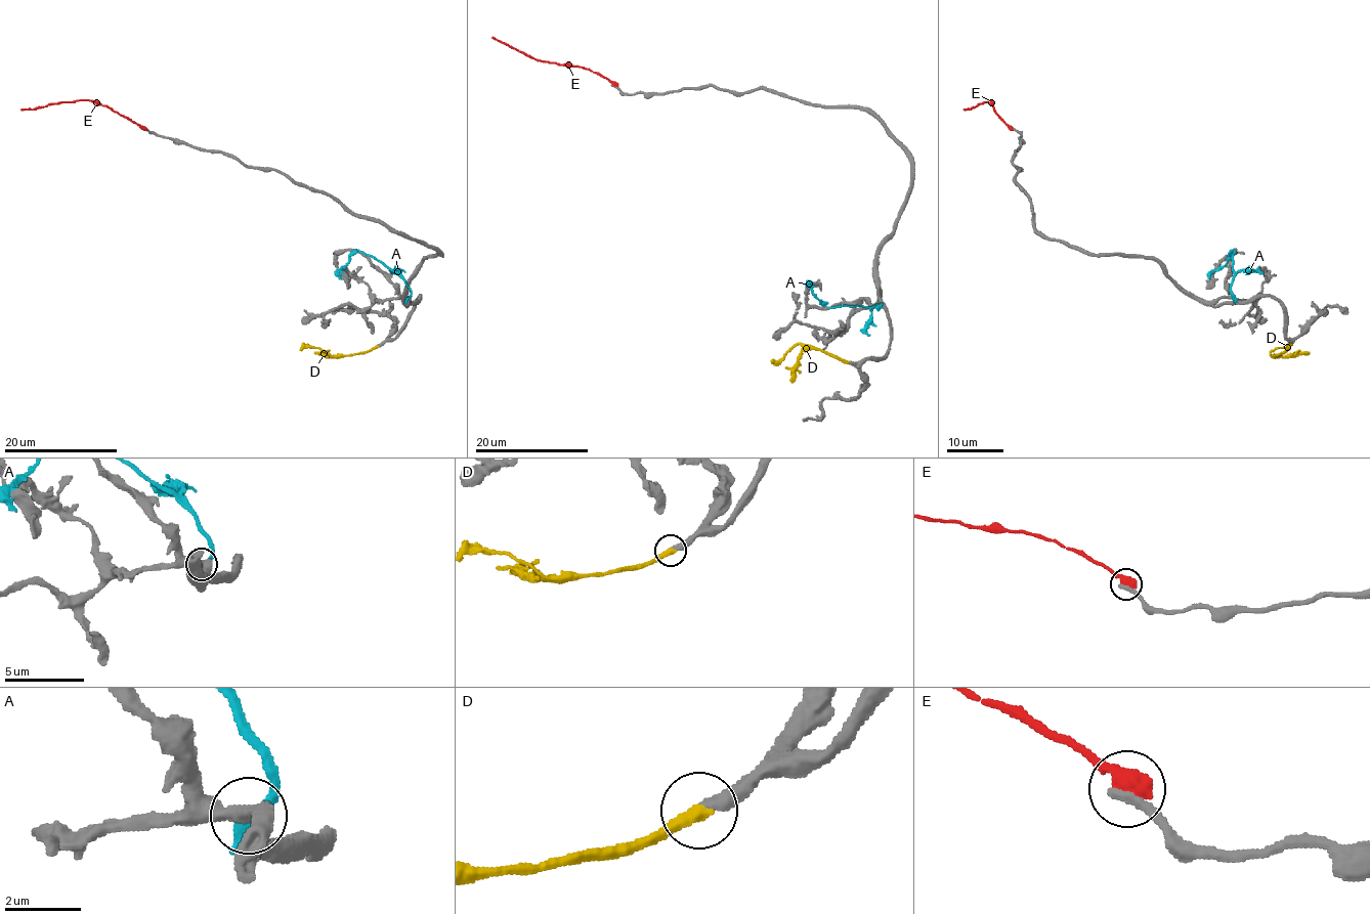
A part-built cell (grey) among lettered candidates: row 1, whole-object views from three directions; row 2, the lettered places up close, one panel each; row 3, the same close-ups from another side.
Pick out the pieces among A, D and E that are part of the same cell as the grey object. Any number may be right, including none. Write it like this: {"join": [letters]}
{"join": ["D"]}

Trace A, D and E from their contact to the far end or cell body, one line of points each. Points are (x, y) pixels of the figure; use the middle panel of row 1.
A: (879, 306), (882, 304), (827, 307), (811, 288), (812, 284)
D: (847, 362), (800, 344), (781, 359), (771, 359)
E: (614, 84), (589, 69), (536, 60), (491, 38)

